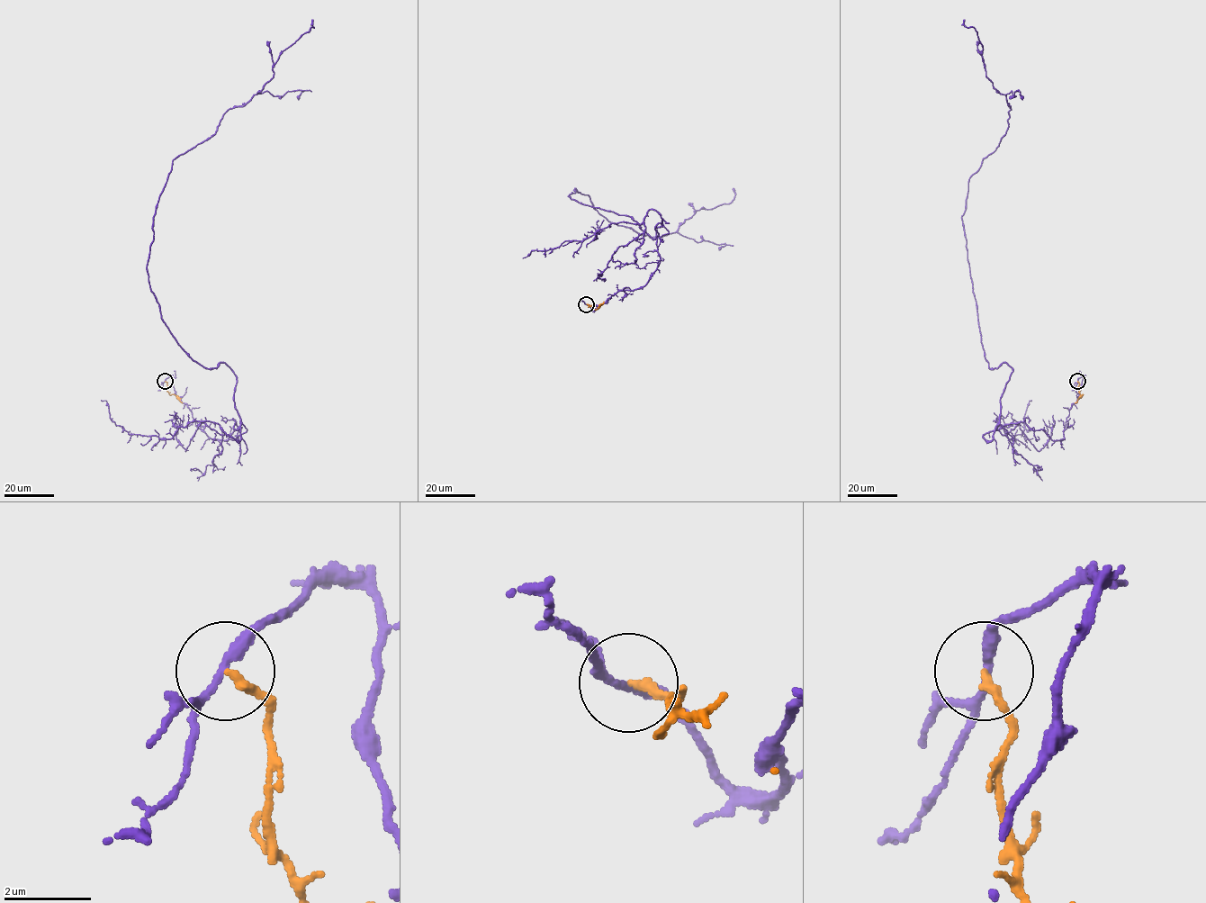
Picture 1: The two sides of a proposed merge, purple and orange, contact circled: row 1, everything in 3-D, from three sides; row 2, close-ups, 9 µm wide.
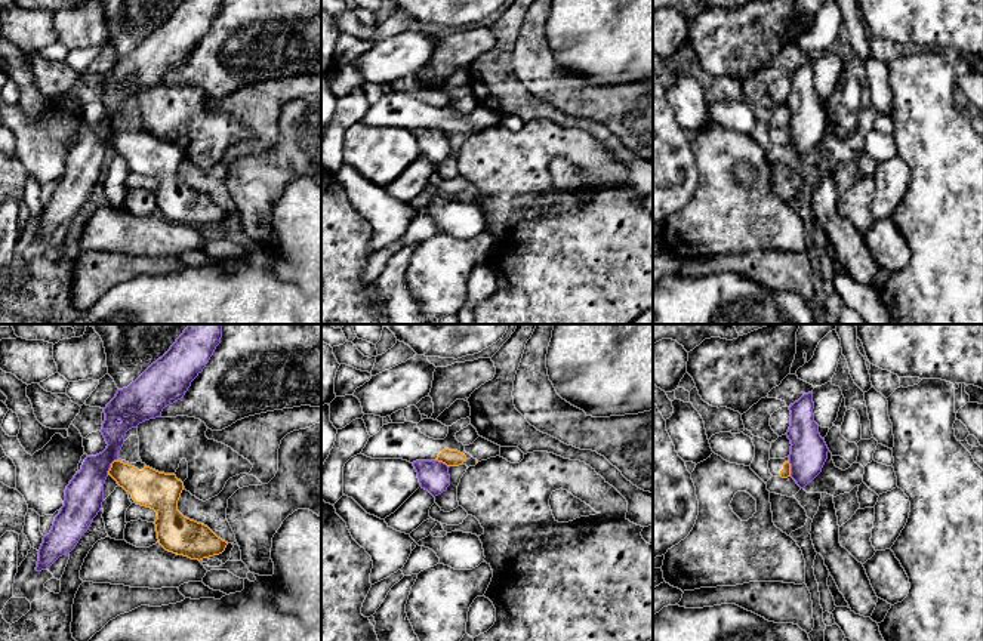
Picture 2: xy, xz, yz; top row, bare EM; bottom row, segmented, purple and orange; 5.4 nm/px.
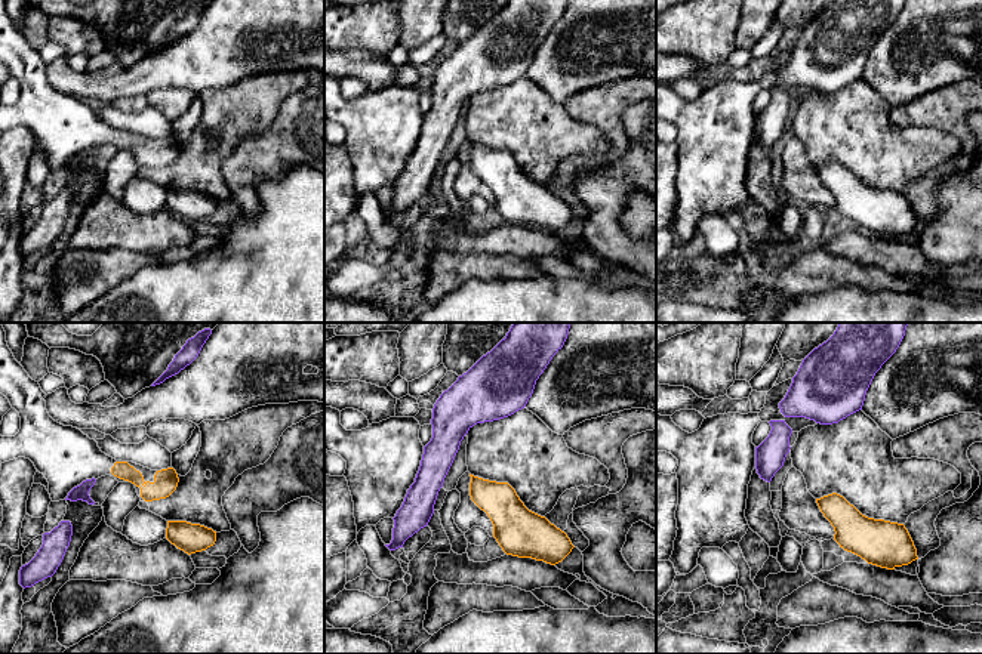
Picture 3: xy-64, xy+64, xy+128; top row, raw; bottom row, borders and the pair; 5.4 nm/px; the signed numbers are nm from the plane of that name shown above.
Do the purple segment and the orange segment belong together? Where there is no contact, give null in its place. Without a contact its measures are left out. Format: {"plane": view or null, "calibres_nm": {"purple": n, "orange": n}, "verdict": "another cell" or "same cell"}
{"plane": "xy", "calibres_nm": {"purple": 200, "orange": 200}, "verdict": "another cell"}

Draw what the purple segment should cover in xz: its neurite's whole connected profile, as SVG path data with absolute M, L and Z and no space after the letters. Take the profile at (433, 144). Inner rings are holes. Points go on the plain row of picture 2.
M416 129L413 135L417 141L420 155L428 158L434 166L441 163L450 154L449 136L438 129Z

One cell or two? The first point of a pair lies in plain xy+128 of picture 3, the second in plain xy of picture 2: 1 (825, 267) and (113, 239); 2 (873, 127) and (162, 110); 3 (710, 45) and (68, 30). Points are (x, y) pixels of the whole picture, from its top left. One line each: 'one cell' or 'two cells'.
1: two cells
2: one cell
3: two cells

